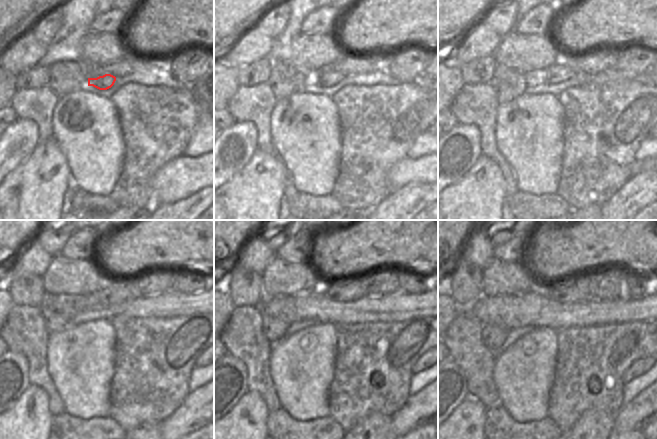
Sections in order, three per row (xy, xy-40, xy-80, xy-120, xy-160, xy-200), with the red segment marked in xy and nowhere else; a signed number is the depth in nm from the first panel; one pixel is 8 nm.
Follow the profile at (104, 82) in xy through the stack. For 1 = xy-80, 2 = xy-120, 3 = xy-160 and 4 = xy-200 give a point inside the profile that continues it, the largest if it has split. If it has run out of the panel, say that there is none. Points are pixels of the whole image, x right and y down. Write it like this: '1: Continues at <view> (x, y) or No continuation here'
1: Continues at xy-80 (561, 71)
2: Continues at xy-120 (117, 292)
3: Continues at xy-160 (351, 289)
4: Continues at xy-200 (579, 288).

